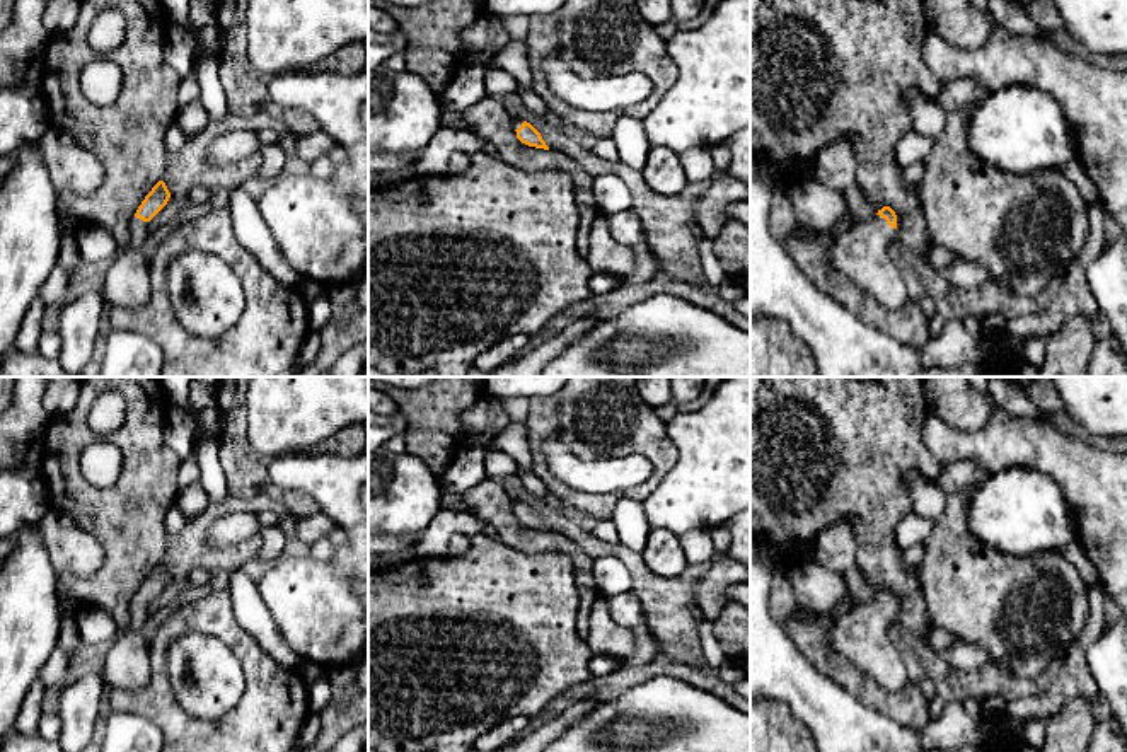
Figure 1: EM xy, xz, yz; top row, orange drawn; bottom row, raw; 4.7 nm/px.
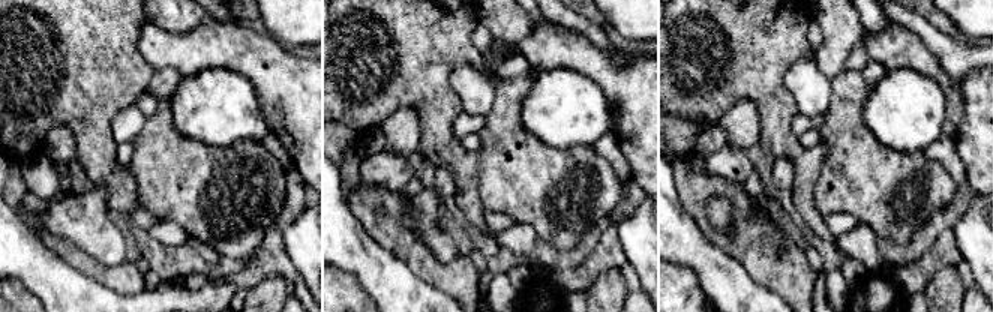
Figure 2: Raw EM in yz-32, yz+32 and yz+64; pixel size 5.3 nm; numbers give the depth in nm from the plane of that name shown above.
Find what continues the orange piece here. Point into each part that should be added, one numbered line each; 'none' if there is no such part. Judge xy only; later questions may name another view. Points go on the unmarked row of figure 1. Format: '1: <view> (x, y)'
1: xy (127, 665)

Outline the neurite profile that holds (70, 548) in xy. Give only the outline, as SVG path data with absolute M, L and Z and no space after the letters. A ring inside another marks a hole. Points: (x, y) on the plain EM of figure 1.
M49 508L38 529L48 547L56 580L68 571L89 576L102 566L104 551L101 544L68 515Z

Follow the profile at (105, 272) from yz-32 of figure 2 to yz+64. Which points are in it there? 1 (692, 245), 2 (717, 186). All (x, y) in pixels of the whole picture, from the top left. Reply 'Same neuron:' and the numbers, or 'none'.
Same neuron: 2

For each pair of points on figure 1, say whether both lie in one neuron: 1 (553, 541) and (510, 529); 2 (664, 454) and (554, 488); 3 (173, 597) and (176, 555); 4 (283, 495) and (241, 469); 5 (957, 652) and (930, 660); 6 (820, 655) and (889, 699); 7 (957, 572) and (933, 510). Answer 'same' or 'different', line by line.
1: same
2: same
3: same
4: same
5: different
6: same
7: different

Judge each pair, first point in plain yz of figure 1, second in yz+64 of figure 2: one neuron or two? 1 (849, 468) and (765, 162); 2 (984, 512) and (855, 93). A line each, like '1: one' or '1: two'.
1: two
2: two

